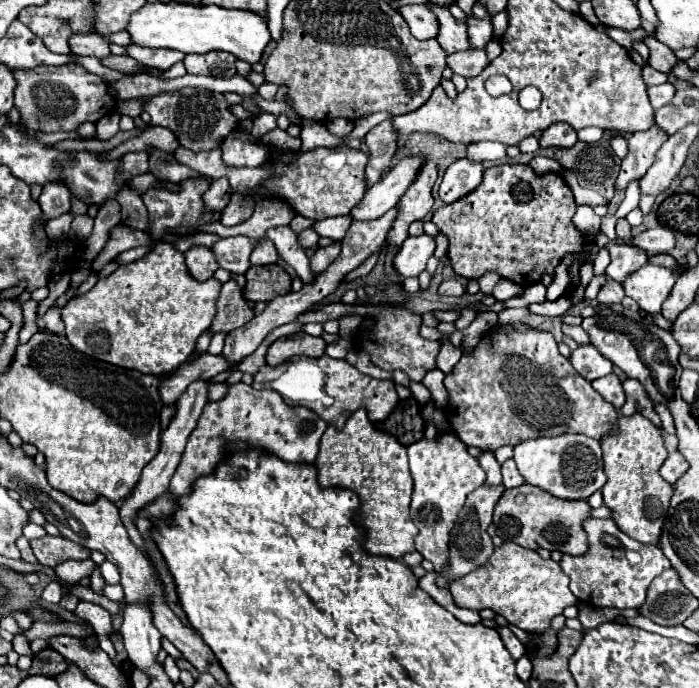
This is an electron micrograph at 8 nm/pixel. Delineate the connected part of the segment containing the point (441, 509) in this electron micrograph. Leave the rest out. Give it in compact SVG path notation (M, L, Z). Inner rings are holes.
M442 433L436 441L416 441L408 447L408 459L410 475L414 479L410 517L418 527L414 549L434 565L436 573L442 573L450 555L450 531L458 519L460 507L464 505L466 495L486 481L486 473L482 471L478 461L466 451L466 445L452 433Z

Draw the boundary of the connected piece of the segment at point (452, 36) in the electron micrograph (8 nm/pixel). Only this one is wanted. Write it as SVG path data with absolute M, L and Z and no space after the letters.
M428 5L430 11L436 13L438 23L440 23L440 33L438 33L438 43L446 51L446 55L452 55L456 51L468 51L472 49L468 41L468 27L464 21L452 19L450 11L446 7L438 5Z

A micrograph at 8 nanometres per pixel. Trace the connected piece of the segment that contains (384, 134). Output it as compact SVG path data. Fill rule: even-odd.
M384 121L368 131L364 137L364 143L370 151L368 167L366 167L366 179L368 187L372 183L378 183L384 171L390 167L390 161L396 153L396 141L398 141L398 131L392 125L392 121Z

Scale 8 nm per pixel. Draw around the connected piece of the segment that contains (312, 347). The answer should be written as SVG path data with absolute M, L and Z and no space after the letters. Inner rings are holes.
M294 333L288 337L280 337L278 341L274 341L266 353L266 365L276 367L282 365L284 361L292 359L292 357L312 357L318 359L324 355L326 343L322 337L312 337L306 333Z

